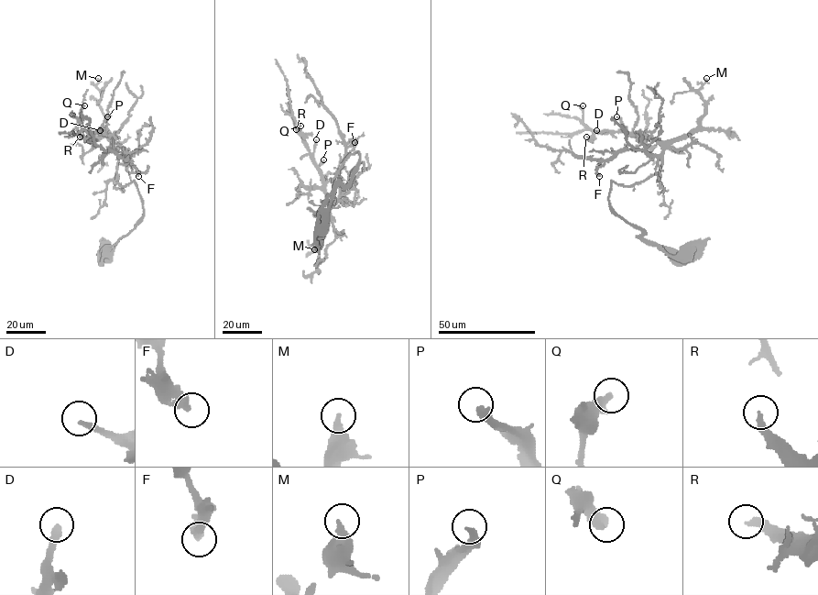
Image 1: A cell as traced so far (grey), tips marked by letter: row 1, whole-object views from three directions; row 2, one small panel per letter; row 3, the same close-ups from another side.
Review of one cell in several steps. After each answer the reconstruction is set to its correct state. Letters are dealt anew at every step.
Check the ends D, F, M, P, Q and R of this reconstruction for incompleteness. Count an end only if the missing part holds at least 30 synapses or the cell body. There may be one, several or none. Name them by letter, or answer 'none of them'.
P

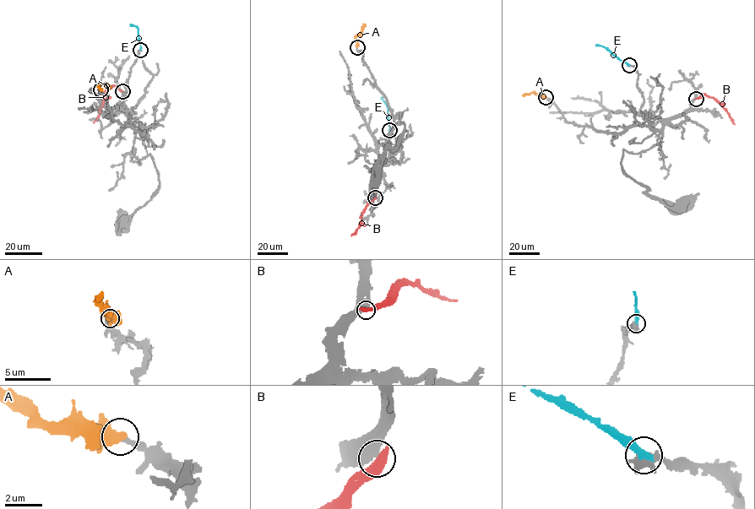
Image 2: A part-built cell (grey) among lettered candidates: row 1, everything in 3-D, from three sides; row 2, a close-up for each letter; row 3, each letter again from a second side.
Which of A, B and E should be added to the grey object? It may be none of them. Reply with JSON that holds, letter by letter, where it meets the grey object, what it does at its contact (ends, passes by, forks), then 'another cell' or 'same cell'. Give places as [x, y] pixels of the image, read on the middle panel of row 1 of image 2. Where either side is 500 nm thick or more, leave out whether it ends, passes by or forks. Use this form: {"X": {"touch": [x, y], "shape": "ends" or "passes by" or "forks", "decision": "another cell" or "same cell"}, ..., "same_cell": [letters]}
{"A": {"touch": [357, 47], "decision": "same cell"}, "B": {"touch": [375, 197], "decision": "another cell"}, "E": {"touch": [389, 130], "decision": "another cell"}, "same_cell": ["A"]}

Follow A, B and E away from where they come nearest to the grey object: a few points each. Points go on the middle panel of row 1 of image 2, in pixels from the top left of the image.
A: (357, 47), (355, 36), (365, 24)
B: (375, 197), (366, 206), (360, 226), (350, 235)
E: (389, 130), (387, 107), (382, 97)

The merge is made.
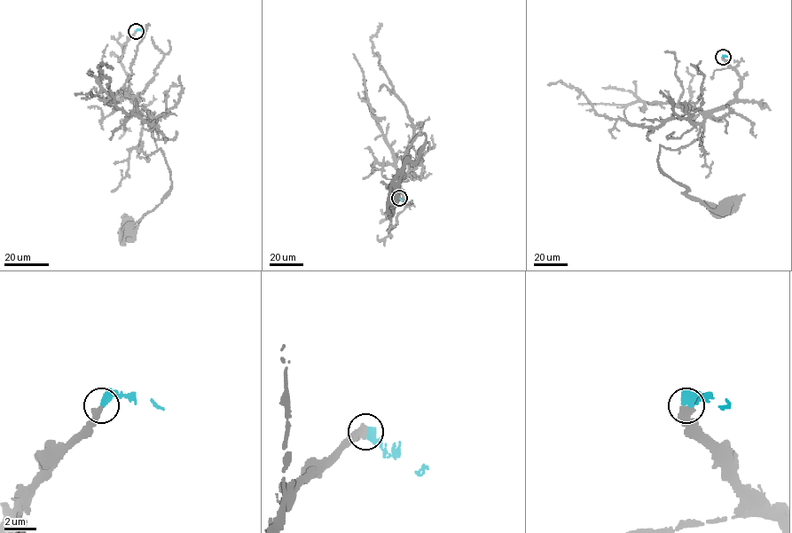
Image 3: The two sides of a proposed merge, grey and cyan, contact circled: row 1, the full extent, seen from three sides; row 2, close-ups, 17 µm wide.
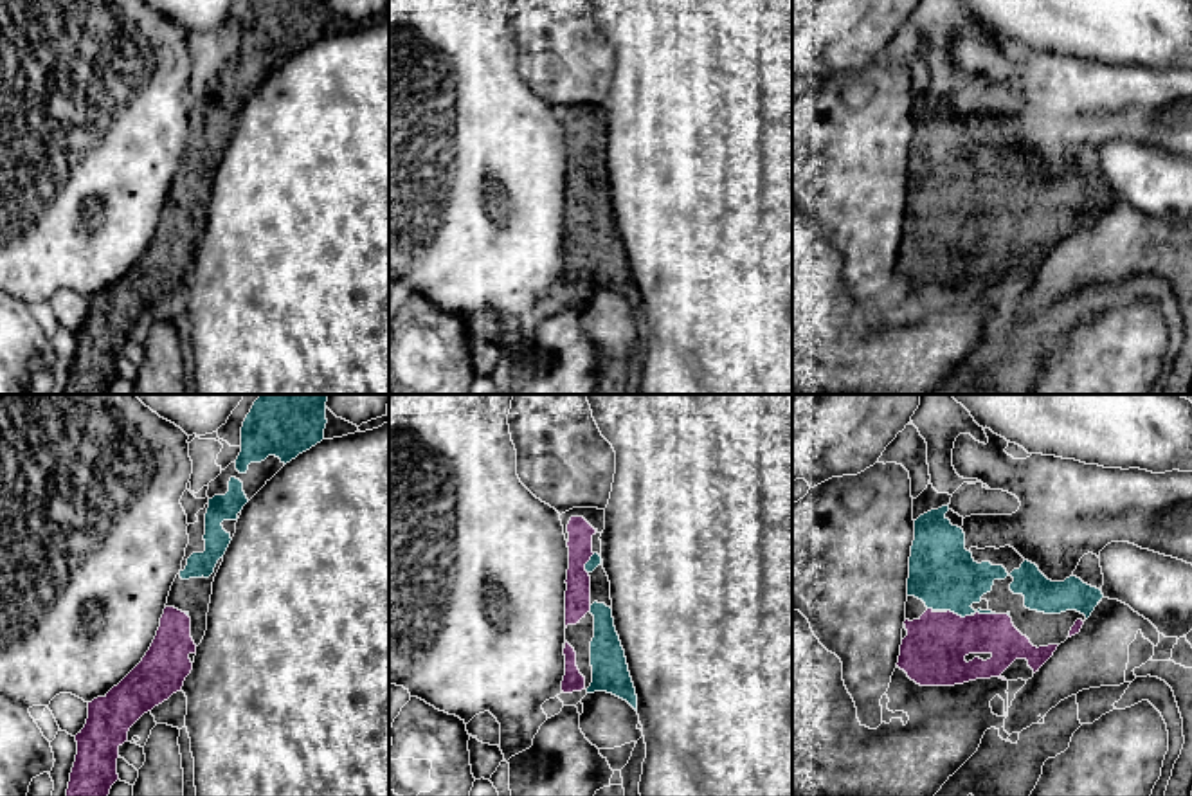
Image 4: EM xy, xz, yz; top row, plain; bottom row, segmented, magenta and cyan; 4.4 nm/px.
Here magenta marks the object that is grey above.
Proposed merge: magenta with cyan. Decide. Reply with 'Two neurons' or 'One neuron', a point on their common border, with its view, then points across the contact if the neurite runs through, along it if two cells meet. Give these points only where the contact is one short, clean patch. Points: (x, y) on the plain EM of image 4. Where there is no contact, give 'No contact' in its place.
One neuron. Touches magenta at yz (957, 211). Path across: yz (933, 249), (957, 224), (957, 211), (955, 184), (942, 170)

